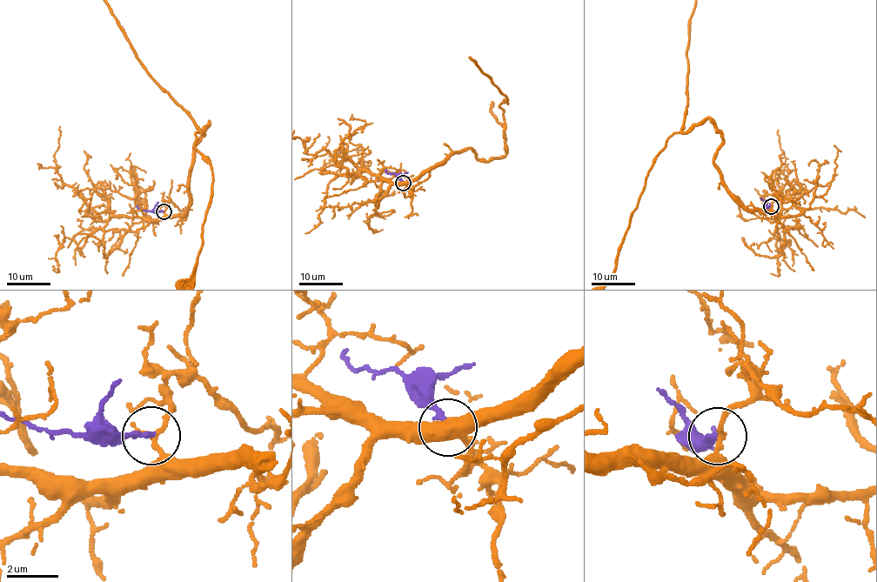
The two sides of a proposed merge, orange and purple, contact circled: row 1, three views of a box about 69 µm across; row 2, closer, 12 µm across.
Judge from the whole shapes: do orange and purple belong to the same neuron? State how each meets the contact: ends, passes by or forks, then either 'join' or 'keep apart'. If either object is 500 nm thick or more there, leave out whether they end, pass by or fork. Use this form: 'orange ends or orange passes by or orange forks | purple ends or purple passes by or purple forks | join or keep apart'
orange passes by | purple ends | keep apart

